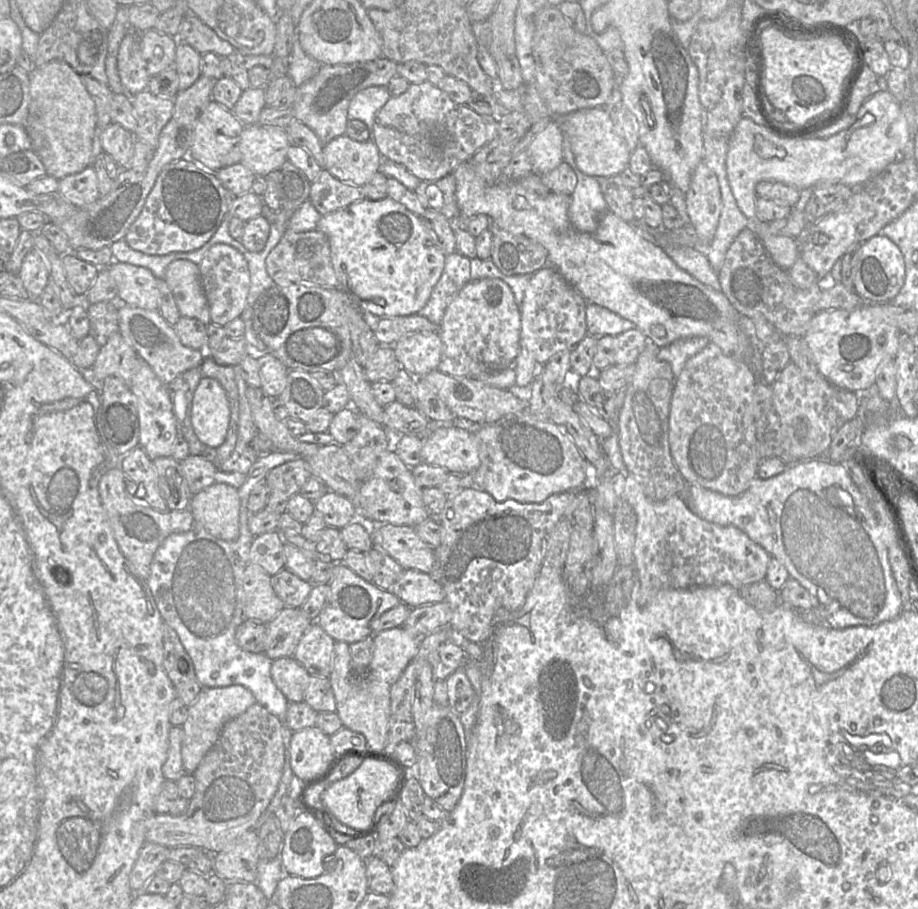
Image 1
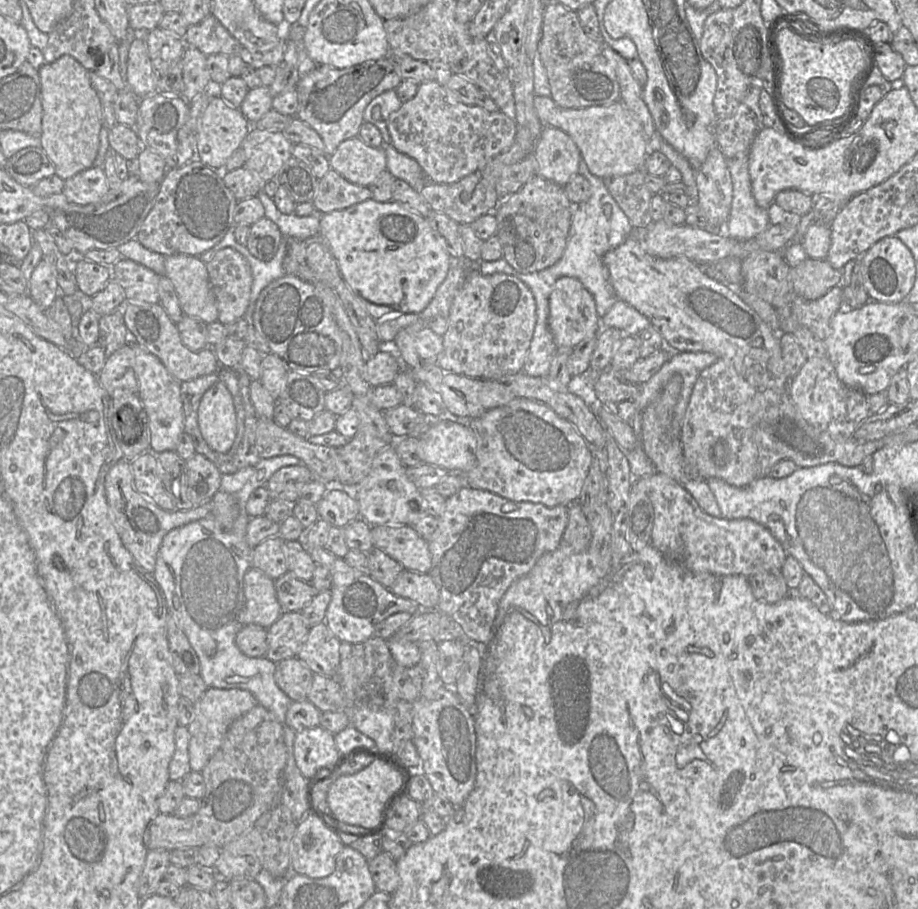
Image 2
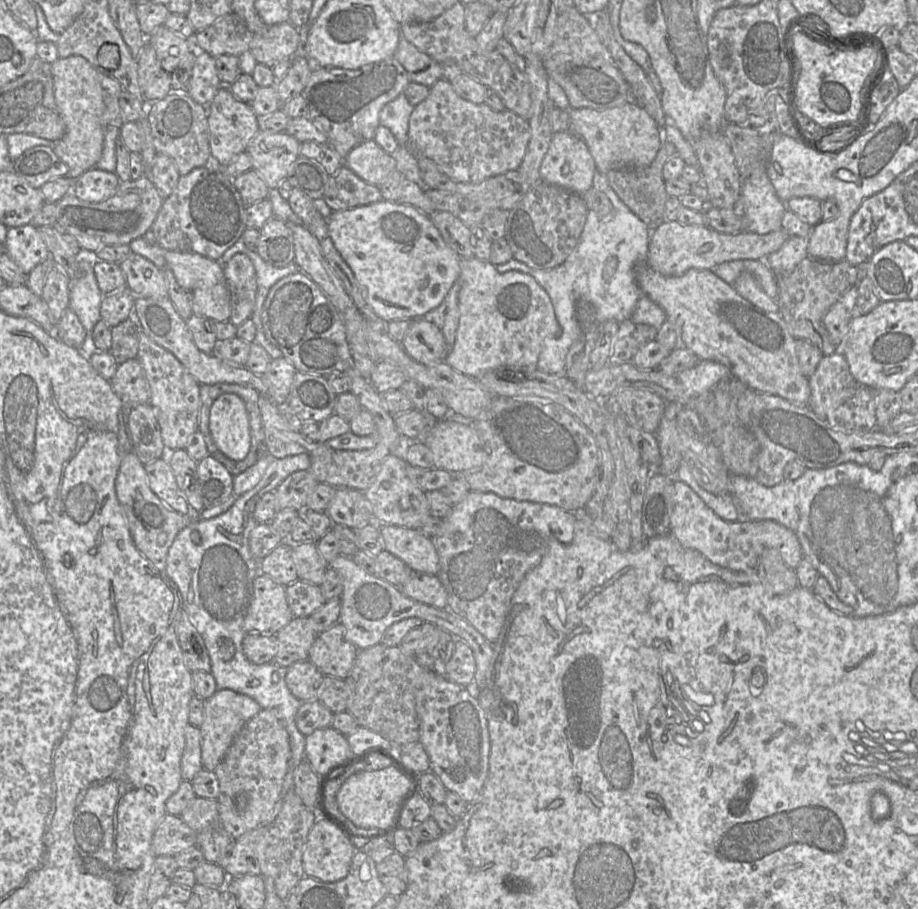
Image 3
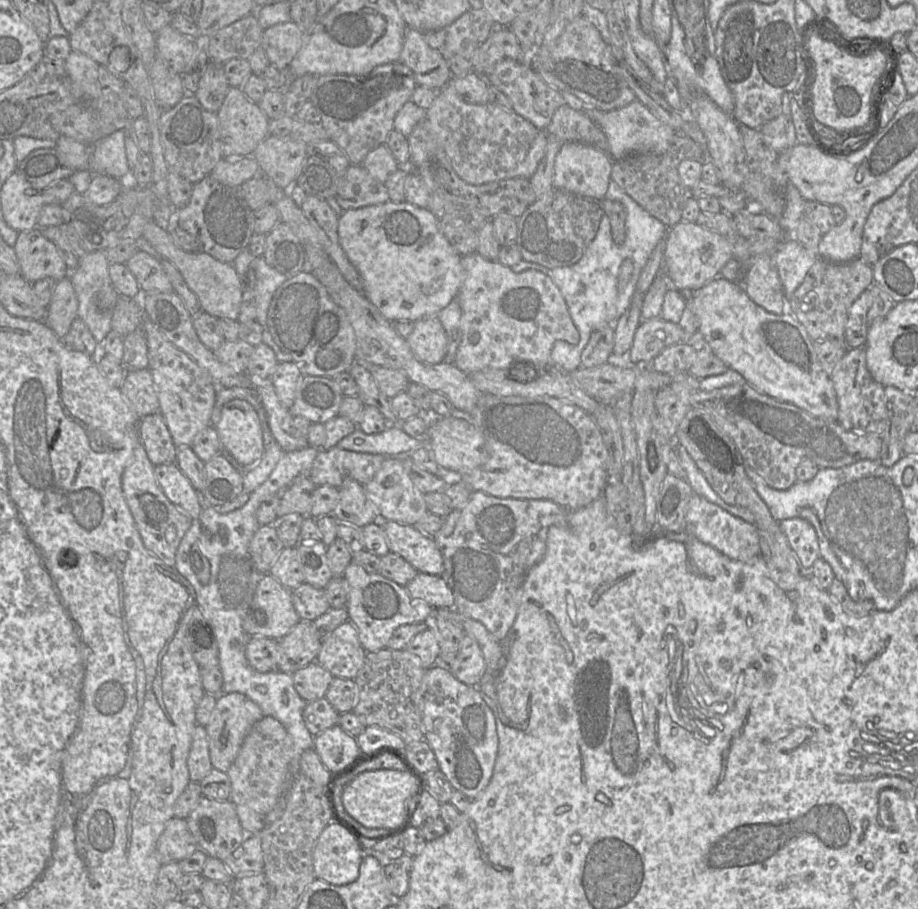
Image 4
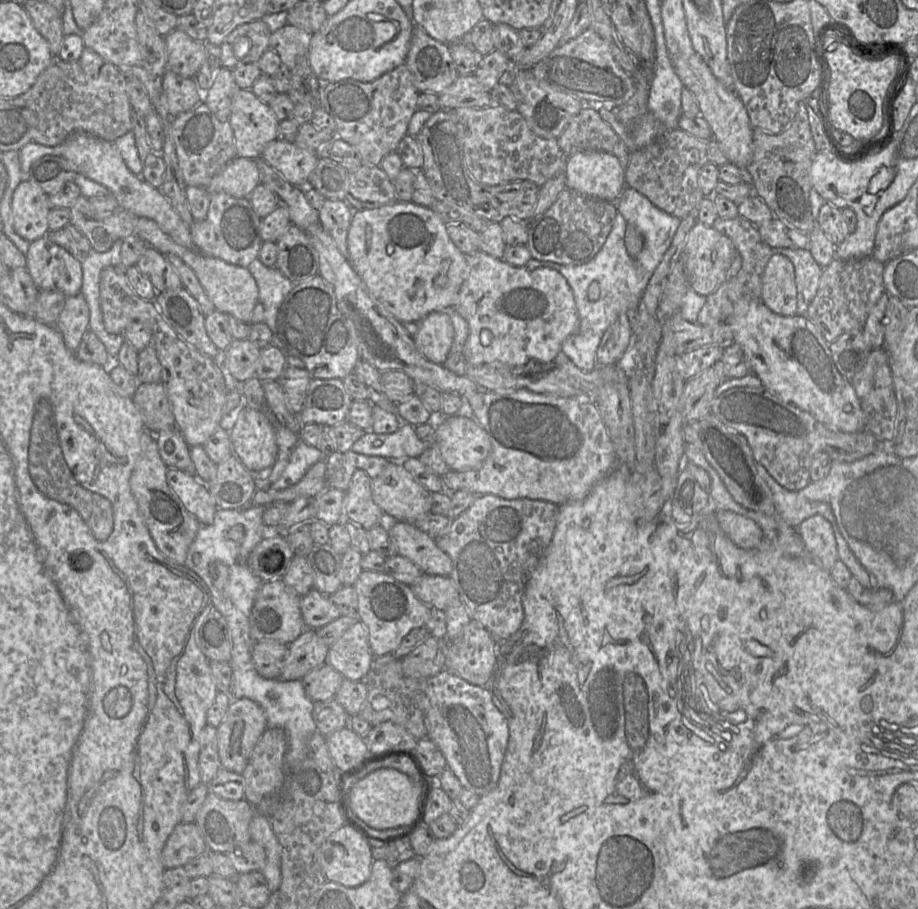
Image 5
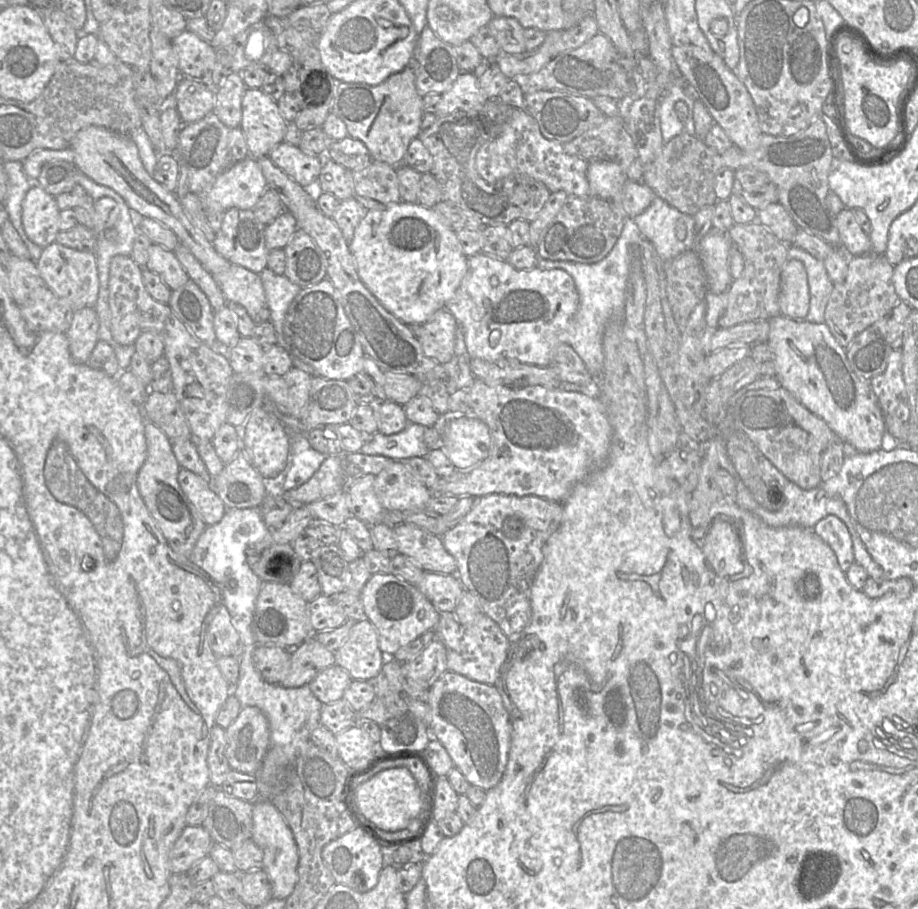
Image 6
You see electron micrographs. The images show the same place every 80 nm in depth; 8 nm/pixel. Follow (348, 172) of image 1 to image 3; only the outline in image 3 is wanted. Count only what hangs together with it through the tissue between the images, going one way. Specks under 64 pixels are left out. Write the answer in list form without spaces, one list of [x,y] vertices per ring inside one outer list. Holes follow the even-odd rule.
[[[374,140],[355,146],[343,159],[343,166],[352,170],[365,182],[379,186],[396,170],[395,159]]]

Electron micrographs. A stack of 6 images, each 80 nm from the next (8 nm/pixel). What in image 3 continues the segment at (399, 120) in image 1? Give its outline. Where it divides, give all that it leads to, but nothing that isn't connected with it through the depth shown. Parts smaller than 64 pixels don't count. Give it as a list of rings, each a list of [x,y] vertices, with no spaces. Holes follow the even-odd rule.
[[[443,78],[430,87],[427,98],[414,106],[409,118],[410,149],[431,159],[449,178],[462,183],[478,183],[519,169],[530,139],[526,119],[508,110],[497,112],[488,105],[466,101]]]

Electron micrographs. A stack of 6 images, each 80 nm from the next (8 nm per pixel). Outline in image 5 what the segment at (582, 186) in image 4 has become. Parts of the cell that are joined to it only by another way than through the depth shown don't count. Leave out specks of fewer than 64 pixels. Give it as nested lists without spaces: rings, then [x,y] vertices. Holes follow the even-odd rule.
[[[573,153],[568,155],[563,173],[566,188],[589,197],[614,202],[626,186],[625,167],[609,153]]]

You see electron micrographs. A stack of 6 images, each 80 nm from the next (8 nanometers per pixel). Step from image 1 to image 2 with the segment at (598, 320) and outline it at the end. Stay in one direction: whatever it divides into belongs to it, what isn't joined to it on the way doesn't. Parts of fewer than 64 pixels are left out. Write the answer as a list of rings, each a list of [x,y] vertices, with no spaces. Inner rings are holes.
[[[617,300],[609,311],[600,317],[600,321],[603,328],[614,328],[624,335],[635,335],[653,328],[646,316],[621,300]]]

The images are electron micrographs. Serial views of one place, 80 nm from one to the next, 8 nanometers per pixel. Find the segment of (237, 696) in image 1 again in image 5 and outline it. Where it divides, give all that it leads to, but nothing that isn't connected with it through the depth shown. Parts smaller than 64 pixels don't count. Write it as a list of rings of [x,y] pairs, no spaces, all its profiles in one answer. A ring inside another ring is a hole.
[[[248,698],[233,699],[217,729],[222,769],[242,773],[268,723],[262,708]]]

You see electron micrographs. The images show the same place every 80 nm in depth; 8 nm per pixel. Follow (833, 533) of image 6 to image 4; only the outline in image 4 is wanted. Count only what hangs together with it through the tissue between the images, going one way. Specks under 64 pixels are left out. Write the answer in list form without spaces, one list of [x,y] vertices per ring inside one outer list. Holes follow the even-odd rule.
[[[801,518],[787,519],[780,522],[780,528],[800,562],[802,573],[816,561],[823,560],[816,531],[808,521]]]

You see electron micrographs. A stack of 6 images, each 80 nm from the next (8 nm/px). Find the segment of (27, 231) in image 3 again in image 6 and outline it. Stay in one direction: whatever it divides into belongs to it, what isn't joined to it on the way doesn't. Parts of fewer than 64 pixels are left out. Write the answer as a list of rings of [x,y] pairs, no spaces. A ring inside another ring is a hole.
[[[53,242],[42,249],[36,266],[44,284],[73,311],[95,307],[100,289],[95,252],[78,251]]]

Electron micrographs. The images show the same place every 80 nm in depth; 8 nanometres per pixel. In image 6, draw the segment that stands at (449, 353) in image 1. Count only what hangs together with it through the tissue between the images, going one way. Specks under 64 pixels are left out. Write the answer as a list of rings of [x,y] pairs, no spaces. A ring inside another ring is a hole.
[[[480,252],[468,257],[468,270],[460,287],[445,307],[456,318],[471,359],[516,359],[521,363],[548,366],[557,347],[568,343],[568,333],[579,308],[579,294],[571,275],[560,269],[519,270],[506,260]]]

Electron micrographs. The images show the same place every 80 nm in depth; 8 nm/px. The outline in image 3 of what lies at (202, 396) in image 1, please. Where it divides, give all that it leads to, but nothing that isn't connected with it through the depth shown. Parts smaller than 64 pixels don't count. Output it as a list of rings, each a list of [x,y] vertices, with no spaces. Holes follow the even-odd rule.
[[[233,393],[220,395],[210,408],[209,432],[214,444],[225,456],[234,461],[245,459],[251,447],[245,402]]]

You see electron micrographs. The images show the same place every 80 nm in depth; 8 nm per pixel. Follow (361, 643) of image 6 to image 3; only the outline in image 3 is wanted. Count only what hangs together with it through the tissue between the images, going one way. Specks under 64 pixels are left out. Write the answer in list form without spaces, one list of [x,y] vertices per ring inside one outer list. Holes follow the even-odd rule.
[[[336,623],[317,635],[307,660],[324,676],[344,680],[353,667],[358,651],[346,640],[344,626]]]

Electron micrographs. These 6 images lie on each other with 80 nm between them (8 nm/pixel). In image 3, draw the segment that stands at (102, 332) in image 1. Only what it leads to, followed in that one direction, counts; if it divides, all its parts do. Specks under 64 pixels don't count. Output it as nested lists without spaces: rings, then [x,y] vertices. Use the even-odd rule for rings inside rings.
[[[134,317],[111,328],[112,343],[109,350],[118,364],[136,359],[141,329]]]

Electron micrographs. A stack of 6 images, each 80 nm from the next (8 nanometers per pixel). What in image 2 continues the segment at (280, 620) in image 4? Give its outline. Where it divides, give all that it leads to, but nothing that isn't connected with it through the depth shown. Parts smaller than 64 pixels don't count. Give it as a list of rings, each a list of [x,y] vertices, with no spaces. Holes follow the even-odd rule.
[[[250,568],[245,574],[244,582],[242,625],[255,624],[268,629],[283,613],[276,596],[274,580],[258,569]]]

